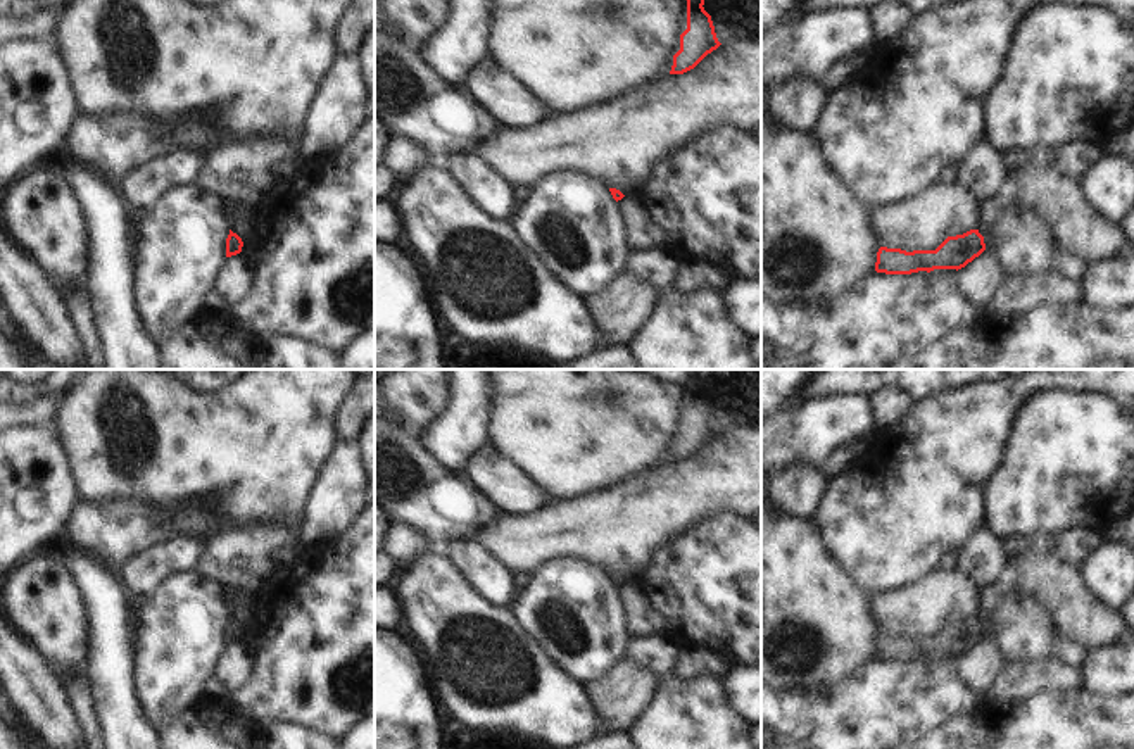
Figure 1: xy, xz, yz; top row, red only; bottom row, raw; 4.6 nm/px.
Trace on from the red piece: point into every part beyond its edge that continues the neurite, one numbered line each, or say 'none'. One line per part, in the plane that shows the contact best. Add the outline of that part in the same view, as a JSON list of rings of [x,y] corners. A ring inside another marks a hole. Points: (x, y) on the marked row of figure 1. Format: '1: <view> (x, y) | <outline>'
none

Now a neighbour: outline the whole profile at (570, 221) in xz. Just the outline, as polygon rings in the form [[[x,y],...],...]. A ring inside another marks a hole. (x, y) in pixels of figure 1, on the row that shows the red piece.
[[[558,171],[525,192],[511,221],[542,268],[585,300],[628,266],[632,250],[616,204],[601,179]]]

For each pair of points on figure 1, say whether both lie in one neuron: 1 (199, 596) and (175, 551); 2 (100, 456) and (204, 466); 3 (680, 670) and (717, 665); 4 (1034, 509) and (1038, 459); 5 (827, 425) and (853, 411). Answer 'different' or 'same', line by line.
1: different
2: same
3: same
4: same
5: same

